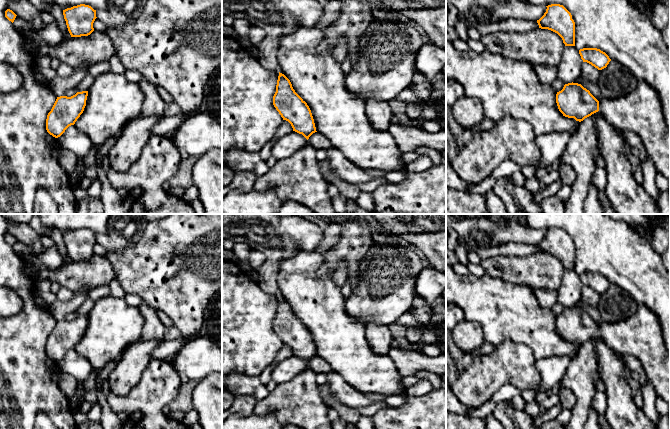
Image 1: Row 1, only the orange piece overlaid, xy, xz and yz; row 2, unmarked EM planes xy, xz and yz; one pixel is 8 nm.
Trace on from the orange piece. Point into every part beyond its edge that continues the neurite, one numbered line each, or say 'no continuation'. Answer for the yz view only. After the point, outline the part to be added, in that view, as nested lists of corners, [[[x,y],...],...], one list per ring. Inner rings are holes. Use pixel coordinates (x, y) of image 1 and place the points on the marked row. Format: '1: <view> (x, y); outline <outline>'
1: yz (640, 111); outline [[[644,80],[624,97],[604,98],[599,111],[614,127],[633,131],[641,139],[657,172],[670,183],[670,130],[664,117],[658,93]]]

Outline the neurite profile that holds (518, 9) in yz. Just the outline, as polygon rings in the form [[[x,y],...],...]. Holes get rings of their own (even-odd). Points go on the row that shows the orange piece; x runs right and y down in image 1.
[[[446,0],[446,6],[448,8],[455,8],[458,15],[468,21],[482,24],[505,18],[537,21],[544,15],[547,9],[546,6],[535,5],[528,0]]]

